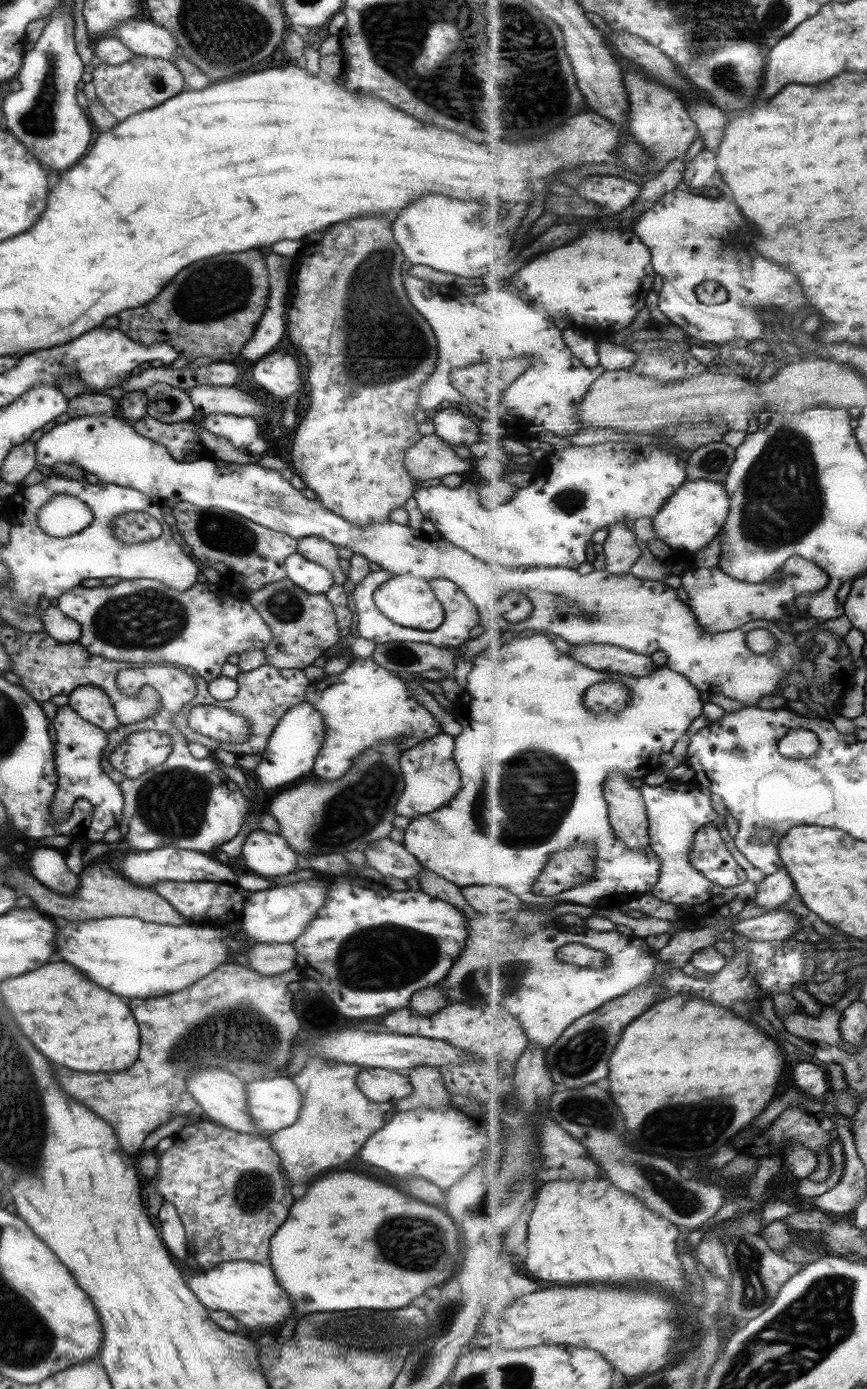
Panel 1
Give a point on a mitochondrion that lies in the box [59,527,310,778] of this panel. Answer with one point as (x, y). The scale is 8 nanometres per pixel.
(163, 619)

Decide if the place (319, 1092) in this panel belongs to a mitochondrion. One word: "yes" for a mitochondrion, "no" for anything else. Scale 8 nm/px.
no

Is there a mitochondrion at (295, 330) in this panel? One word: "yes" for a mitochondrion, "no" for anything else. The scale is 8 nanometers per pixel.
no

